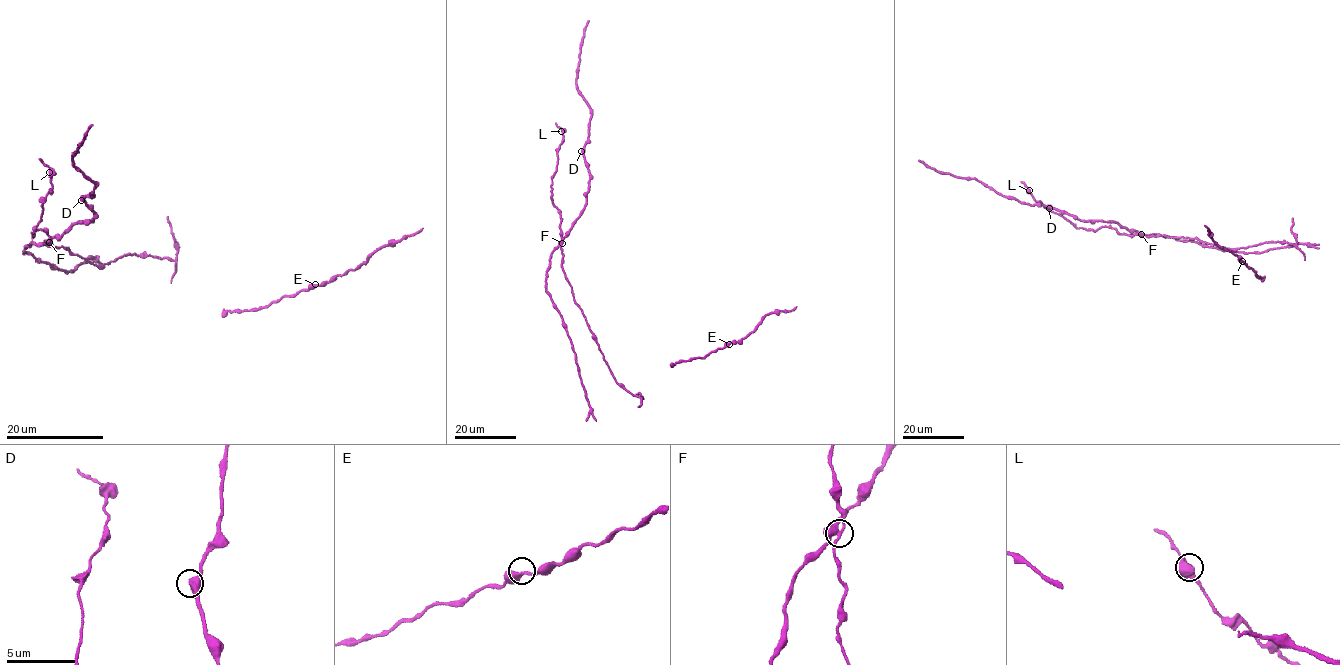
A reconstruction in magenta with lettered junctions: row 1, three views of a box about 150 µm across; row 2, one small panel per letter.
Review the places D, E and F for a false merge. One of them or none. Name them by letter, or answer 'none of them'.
F

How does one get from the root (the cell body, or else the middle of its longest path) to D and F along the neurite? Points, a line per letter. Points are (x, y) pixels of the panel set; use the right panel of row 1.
D: (1203, 242), (1183, 237), (1144, 237), (1114, 221), (1080, 221), (1049, 208)
F: (1203, 242), (1197, 238), (1141, 234)

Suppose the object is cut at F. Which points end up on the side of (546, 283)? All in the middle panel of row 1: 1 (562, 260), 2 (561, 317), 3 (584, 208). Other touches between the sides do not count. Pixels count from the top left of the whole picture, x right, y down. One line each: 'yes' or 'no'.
1: no
2: yes
3: yes

